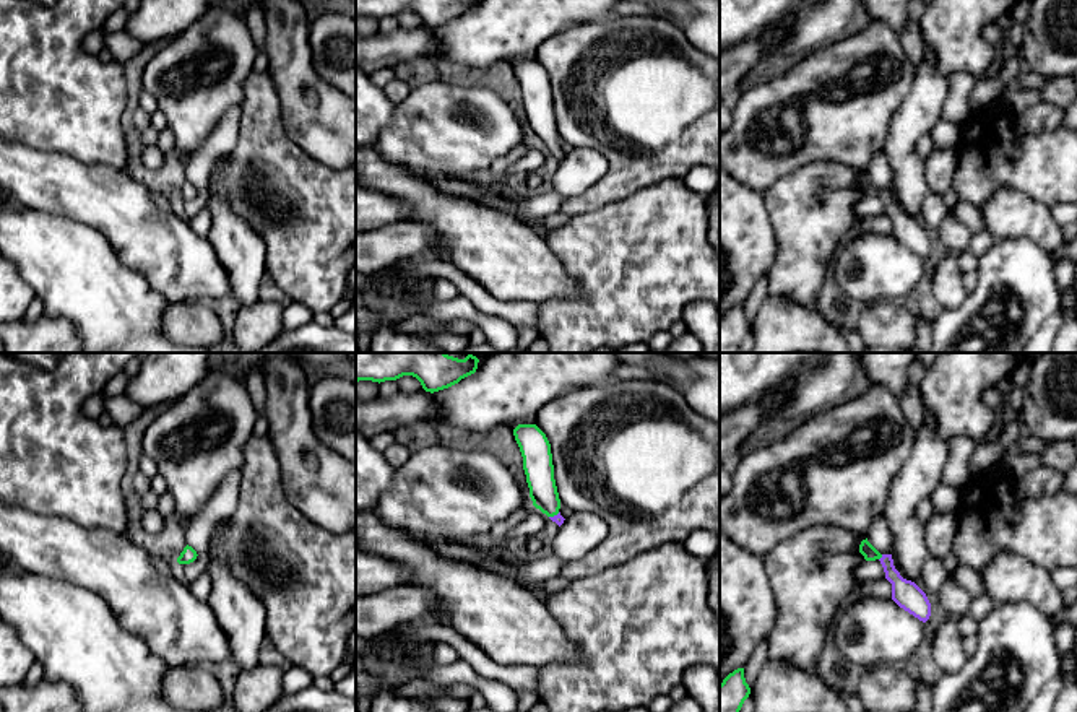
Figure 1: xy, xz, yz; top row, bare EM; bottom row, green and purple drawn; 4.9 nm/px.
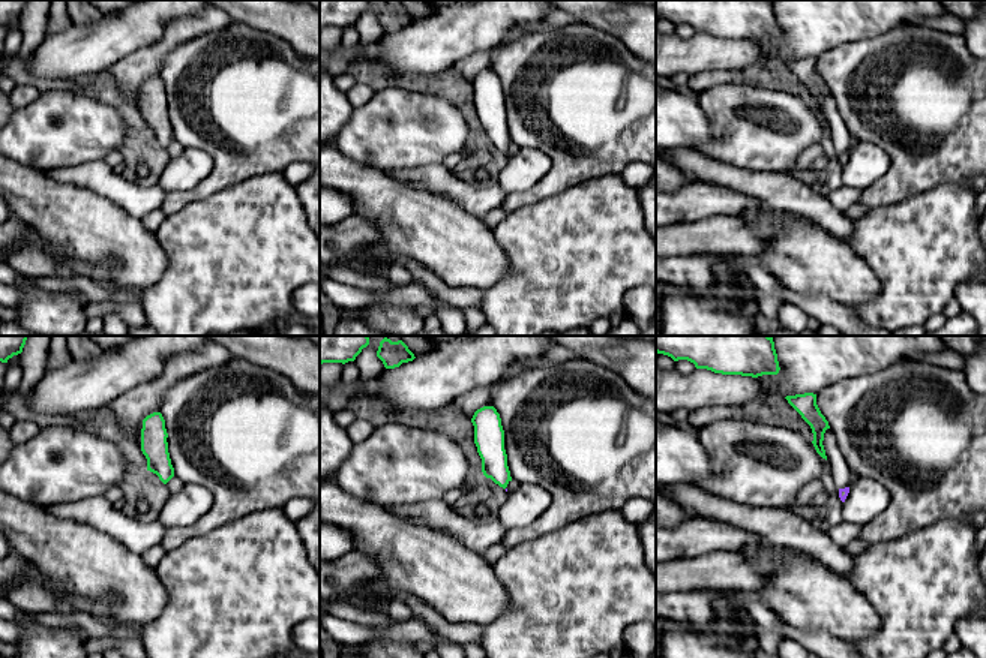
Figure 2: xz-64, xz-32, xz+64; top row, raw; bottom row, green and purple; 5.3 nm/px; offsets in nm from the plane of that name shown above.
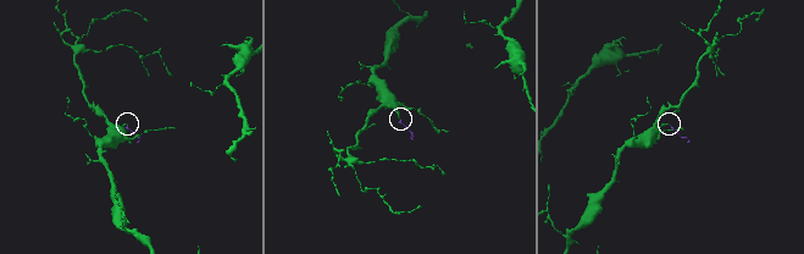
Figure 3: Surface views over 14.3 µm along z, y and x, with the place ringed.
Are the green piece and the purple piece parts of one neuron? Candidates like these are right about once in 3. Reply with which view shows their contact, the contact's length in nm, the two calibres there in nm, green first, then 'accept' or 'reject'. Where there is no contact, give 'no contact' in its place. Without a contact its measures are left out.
contact in yz; length 40 nm; calibres 70 and 140 nm; accept

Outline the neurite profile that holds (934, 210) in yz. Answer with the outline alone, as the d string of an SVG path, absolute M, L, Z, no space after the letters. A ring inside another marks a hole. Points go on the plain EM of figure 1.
M932 190L924 195L921 213L929 228L939 229L939 224L945 218L947 211L949 208L941 195Z

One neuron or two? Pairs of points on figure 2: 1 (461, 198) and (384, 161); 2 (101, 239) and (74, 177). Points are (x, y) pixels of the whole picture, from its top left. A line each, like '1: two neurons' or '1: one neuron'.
1: two neurons
2: two neurons

